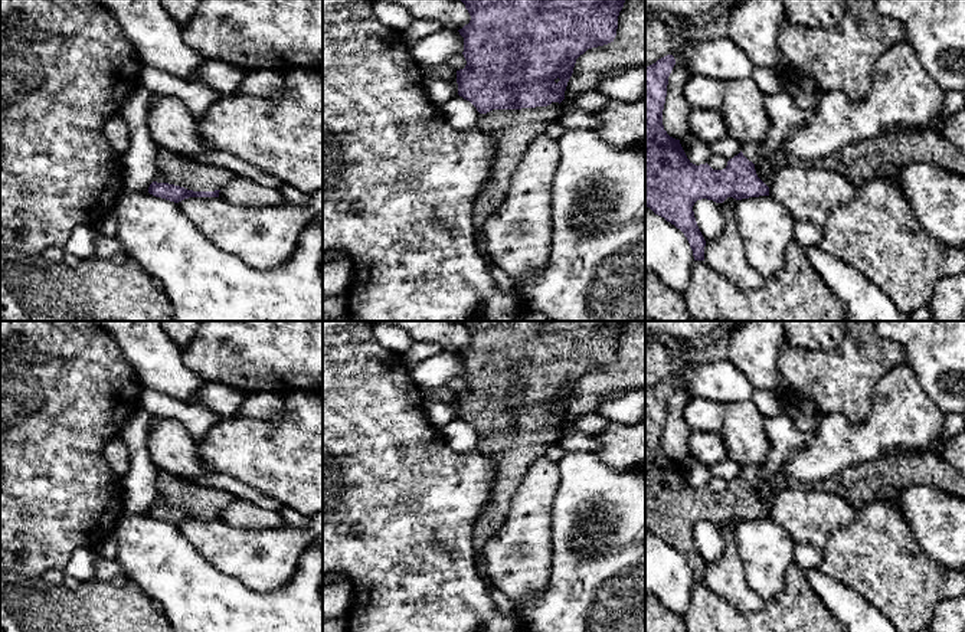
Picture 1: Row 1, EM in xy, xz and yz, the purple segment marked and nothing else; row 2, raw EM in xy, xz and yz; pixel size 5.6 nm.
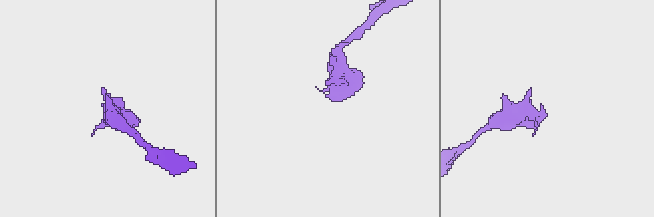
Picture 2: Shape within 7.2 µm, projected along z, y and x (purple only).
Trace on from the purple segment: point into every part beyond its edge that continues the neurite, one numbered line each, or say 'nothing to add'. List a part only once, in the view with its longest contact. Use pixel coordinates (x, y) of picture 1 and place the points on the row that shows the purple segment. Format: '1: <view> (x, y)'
1: xz (512, 130)

